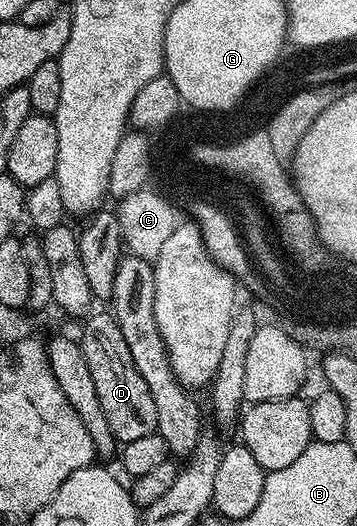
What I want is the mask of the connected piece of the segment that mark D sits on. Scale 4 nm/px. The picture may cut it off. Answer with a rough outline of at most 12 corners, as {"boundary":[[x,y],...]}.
{"boundary":[[115,315],[79,342],[118,444],[156,432],[155,401]]}

